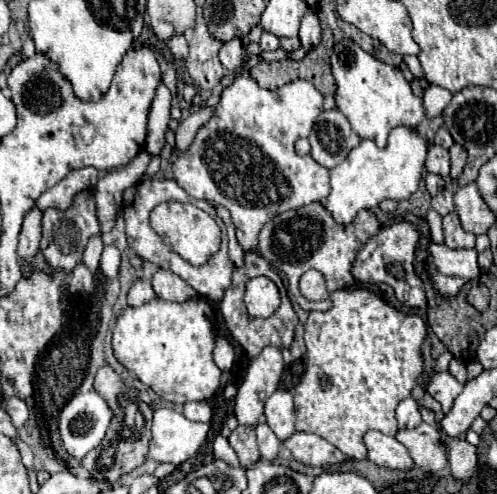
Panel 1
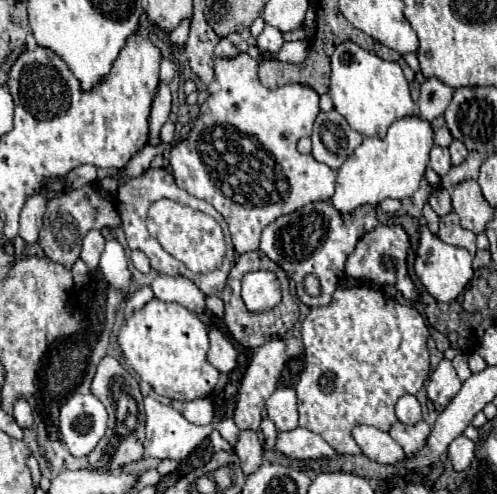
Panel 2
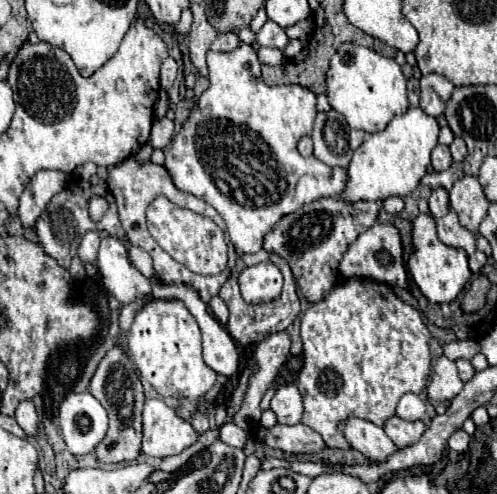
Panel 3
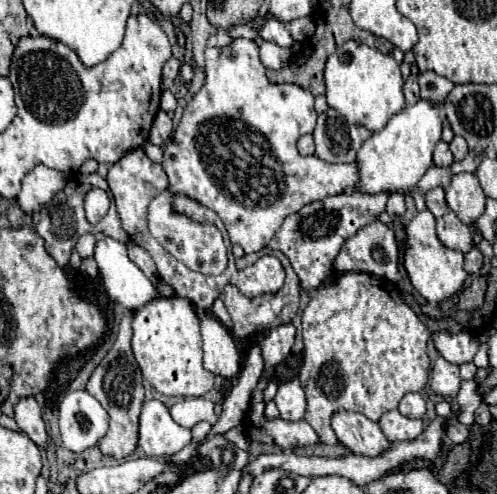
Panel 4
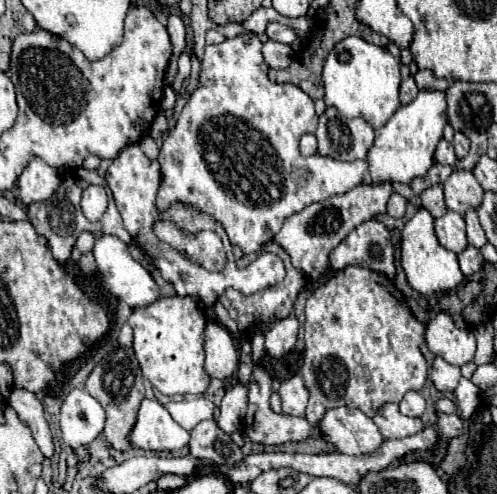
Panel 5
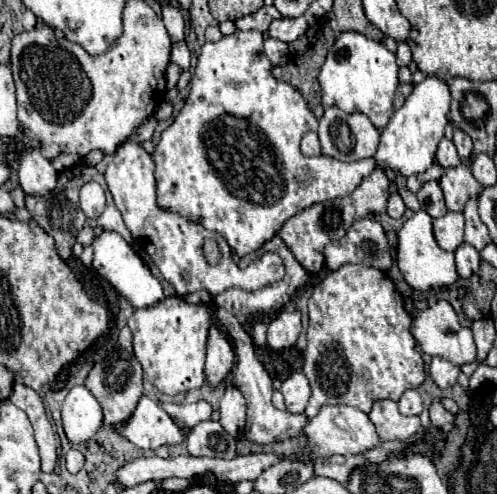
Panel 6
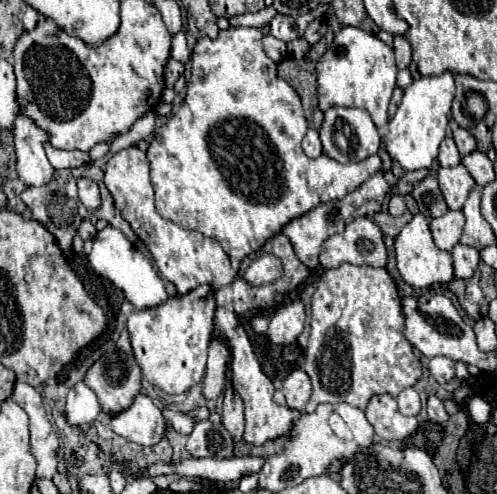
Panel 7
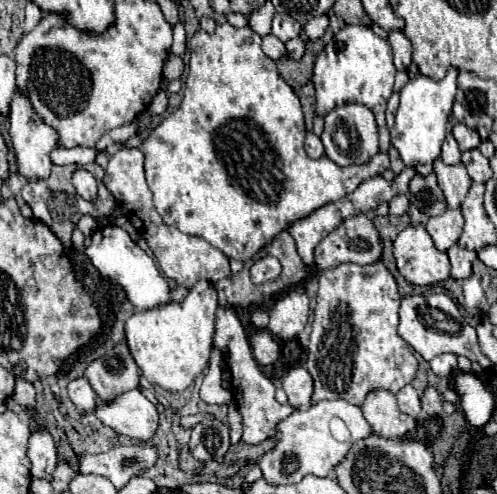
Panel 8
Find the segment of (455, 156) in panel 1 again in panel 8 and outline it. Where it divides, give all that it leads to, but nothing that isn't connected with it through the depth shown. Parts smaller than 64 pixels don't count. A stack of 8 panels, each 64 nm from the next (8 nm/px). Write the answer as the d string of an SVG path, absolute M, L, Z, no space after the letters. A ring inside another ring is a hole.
M454 122L452 134L456 136L456 140L458 140L462 152L472 150L472 148L478 148L478 144L480 144L480 136L478 136L478 132L476 132L474 128L468 128L464 122Z

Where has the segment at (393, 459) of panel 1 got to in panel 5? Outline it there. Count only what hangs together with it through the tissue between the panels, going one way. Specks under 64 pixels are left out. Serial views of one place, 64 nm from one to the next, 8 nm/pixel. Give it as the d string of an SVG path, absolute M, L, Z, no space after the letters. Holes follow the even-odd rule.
M330 408L316 424L320 438L342 454L368 454L382 442L382 434L370 416L356 408Z

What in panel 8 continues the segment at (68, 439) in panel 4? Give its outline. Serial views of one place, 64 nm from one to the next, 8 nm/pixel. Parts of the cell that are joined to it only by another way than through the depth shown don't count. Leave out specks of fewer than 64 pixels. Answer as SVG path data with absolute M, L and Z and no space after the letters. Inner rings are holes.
M86 378L72 380L68 384L68 394L70 394L70 400L76 404L76 408L82 412L92 412L92 408L96 406L96 392L92 390Z

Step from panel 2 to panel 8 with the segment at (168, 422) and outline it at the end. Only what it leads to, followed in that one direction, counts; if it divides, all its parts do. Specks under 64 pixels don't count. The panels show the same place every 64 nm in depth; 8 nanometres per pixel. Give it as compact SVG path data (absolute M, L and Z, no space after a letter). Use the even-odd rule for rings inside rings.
M128 390L108 402L98 402L94 414L102 424L114 428L118 434L142 442L150 440L158 428L158 410L140 390Z

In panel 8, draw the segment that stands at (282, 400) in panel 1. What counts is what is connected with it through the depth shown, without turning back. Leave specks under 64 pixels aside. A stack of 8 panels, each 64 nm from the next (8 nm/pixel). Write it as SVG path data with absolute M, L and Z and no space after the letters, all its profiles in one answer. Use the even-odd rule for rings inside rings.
M294 366L284 378L282 388L288 394L288 404L294 408L308 408L314 392L314 380L304 366Z

